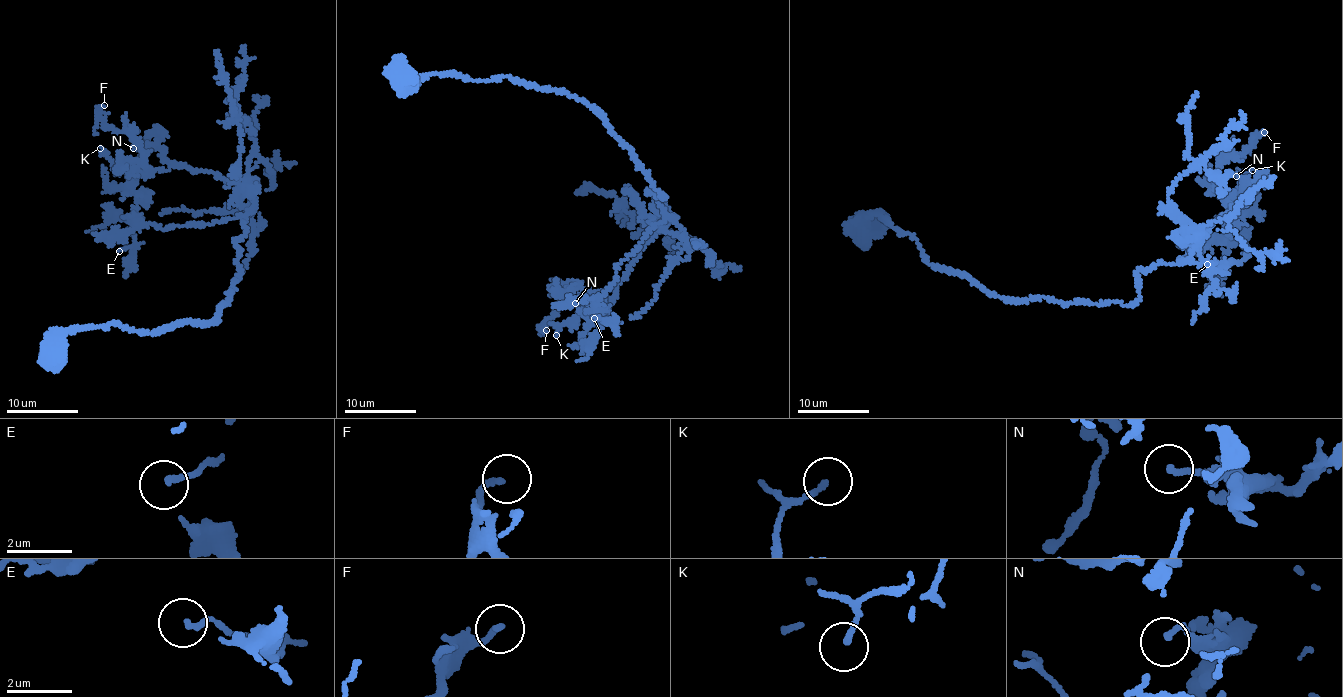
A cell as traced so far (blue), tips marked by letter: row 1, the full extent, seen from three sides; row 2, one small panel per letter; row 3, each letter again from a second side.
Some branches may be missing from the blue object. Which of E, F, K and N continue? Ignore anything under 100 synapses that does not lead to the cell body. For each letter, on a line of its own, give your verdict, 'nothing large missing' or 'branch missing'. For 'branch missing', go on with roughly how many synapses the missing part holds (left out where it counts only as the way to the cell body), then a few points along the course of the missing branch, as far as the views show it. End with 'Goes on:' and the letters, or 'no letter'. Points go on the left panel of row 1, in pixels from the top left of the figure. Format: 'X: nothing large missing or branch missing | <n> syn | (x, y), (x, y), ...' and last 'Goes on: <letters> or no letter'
E: nothing large missing
F: nothing large missing
K: nothing large missing
N: nothing large missing
Goes on: no letter

